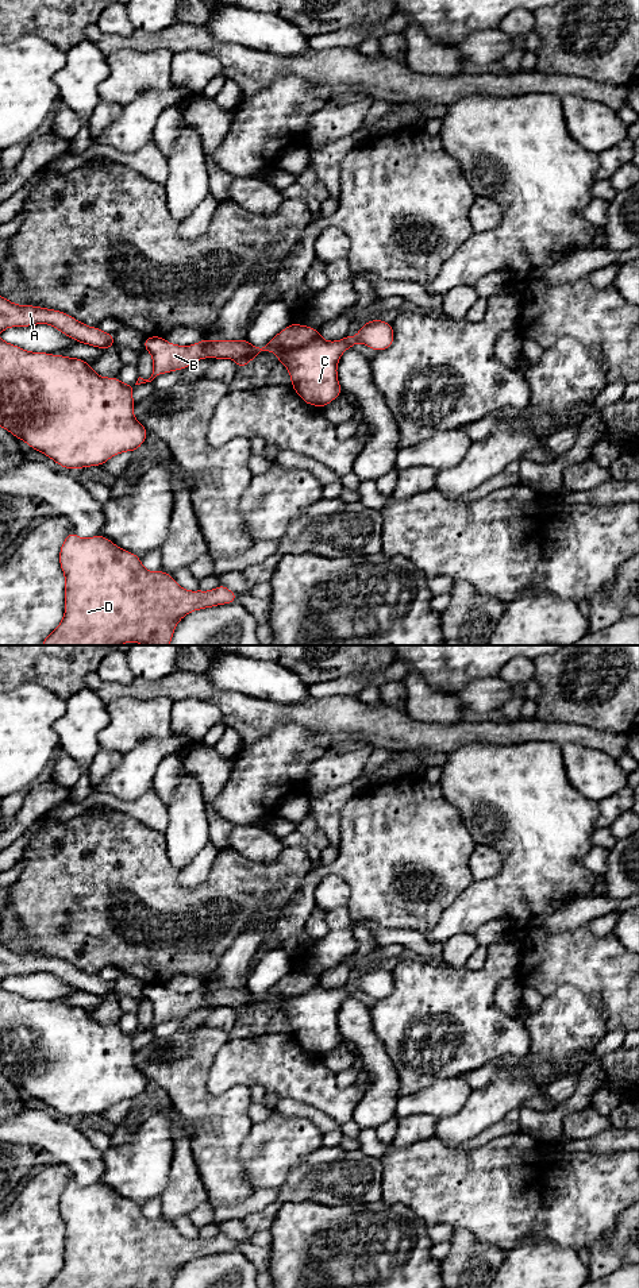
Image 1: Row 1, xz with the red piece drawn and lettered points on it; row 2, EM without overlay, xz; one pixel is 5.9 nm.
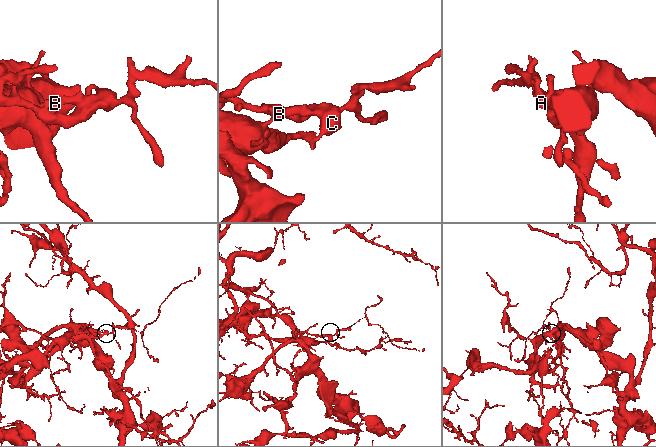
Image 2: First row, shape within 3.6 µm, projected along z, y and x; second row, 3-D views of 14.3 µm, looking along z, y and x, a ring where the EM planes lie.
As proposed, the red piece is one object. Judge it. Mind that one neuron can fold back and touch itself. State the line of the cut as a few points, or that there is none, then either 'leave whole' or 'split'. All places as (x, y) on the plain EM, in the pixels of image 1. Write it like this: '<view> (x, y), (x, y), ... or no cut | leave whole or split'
xz (319, 983), (303, 993), (276, 997), (273, 999) | split

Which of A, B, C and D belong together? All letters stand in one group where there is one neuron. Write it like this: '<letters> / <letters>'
A D / B C

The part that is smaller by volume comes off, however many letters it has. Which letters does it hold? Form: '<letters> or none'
B, C

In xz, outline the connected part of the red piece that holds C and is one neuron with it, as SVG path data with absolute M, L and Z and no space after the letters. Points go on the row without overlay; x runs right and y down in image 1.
M381 967L372 968L359 975L357 984L344 984L336 990L327 990L320 983L312 990L292 996L274 998L278 1011L286 1014L290 1034L299 1045L312 1054L327 1054L343 1042L336 1014L342 1002L357 991L374 999L389 996L394 990L392 972Z

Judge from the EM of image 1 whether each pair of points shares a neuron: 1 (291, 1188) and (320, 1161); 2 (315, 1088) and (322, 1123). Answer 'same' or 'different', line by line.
1: same
2: different

